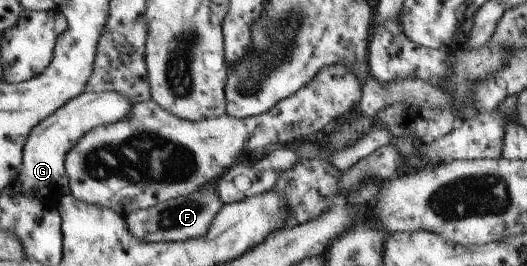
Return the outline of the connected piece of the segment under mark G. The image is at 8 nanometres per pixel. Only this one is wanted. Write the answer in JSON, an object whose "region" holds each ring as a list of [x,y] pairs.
{"region":[[[80,93],[65,105],[57,108],[50,116],[41,120],[26,137],[23,146],[21,164],[22,170],[17,174],[23,191],[32,191],[35,197],[55,204],[69,193],[67,178],[64,172],[64,157],[77,143],[77,140],[92,127],[106,126],[114,121],[122,120],[134,103],[124,99],[118,93]]]}

